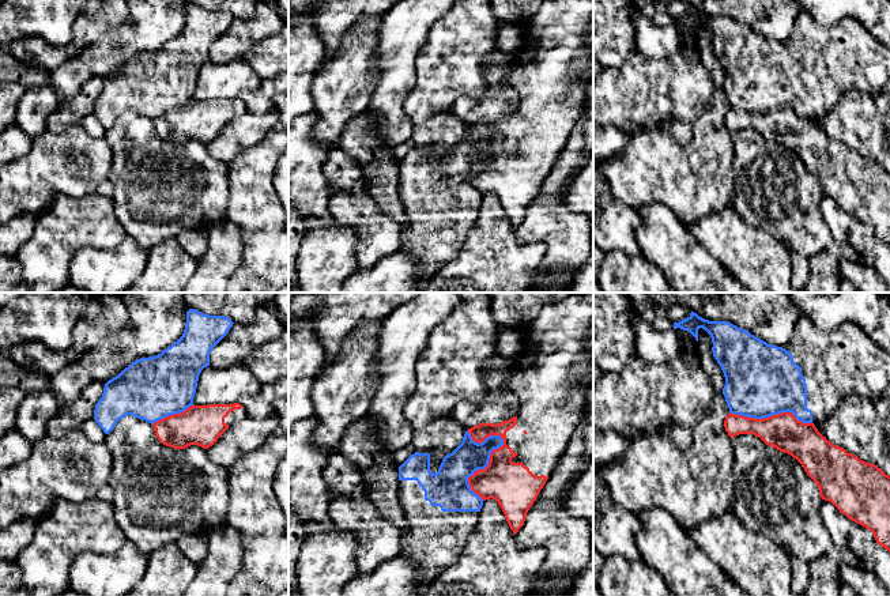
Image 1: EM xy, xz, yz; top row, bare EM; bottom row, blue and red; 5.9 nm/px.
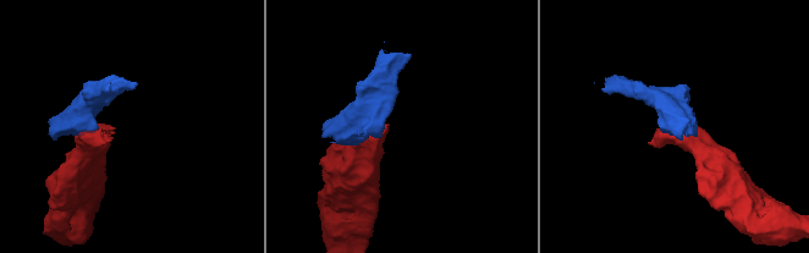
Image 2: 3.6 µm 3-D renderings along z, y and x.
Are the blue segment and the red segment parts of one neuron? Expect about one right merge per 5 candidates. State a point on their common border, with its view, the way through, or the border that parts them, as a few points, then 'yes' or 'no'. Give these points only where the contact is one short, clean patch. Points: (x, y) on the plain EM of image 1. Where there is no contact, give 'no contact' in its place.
meets blue in xz at (491, 146); no

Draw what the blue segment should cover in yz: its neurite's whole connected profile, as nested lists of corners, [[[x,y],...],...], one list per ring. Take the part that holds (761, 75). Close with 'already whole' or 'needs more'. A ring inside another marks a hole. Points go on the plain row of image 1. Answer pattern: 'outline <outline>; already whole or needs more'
outline [[[691,7],[674,24],[690,27],[698,37],[698,24],[705,24],[712,33],[713,52],[720,60],[725,80],[723,90],[731,109],[763,114],[781,107],[792,107],[803,118],[817,118],[831,110],[840,98],[851,90],[878,94],[890,80],[890,48],[874,38],[855,18],[844,18],[831,24],[823,24],[803,10],[788,39],[777,42],[755,33],[748,26],[738,23],[728,16],[709,16]]]; needs more

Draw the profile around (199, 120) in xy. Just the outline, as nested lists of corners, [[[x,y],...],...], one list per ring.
[[[240,98],[191,101],[181,109],[169,110],[152,120],[161,139],[185,144],[197,140],[212,142],[235,117],[248,113]]]

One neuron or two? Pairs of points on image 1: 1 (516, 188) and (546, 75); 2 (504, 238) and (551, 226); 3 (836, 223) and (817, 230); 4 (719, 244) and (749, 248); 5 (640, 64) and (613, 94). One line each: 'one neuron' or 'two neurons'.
1: one neuron
2: two neurons
3: two neurons
4: one neuron
5: one neuron

